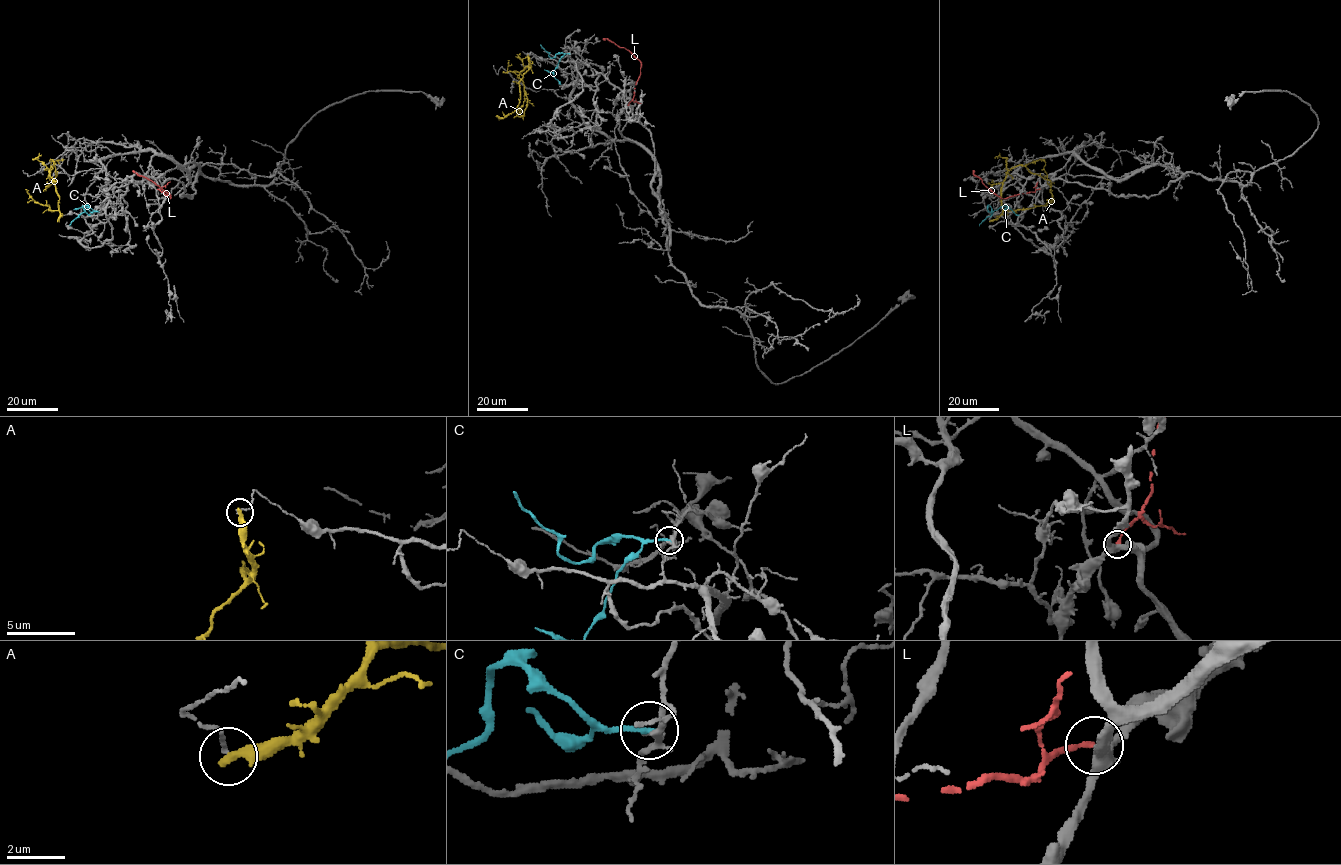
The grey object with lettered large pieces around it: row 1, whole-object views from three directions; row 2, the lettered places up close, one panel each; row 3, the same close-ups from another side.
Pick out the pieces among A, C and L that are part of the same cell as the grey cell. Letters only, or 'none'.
none

